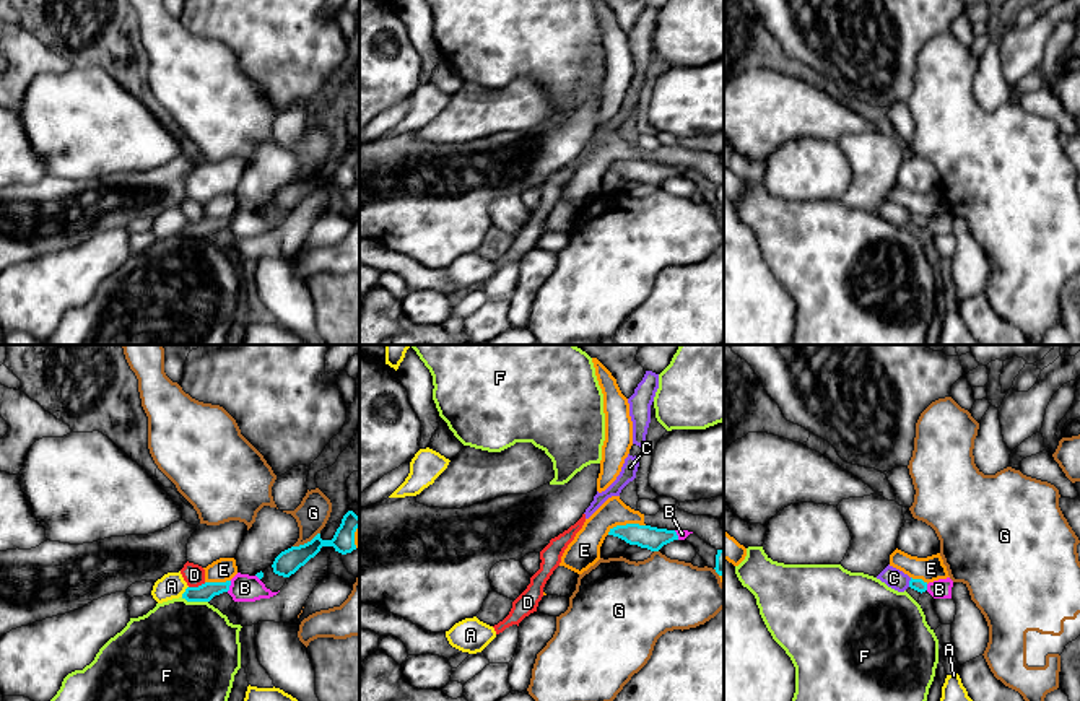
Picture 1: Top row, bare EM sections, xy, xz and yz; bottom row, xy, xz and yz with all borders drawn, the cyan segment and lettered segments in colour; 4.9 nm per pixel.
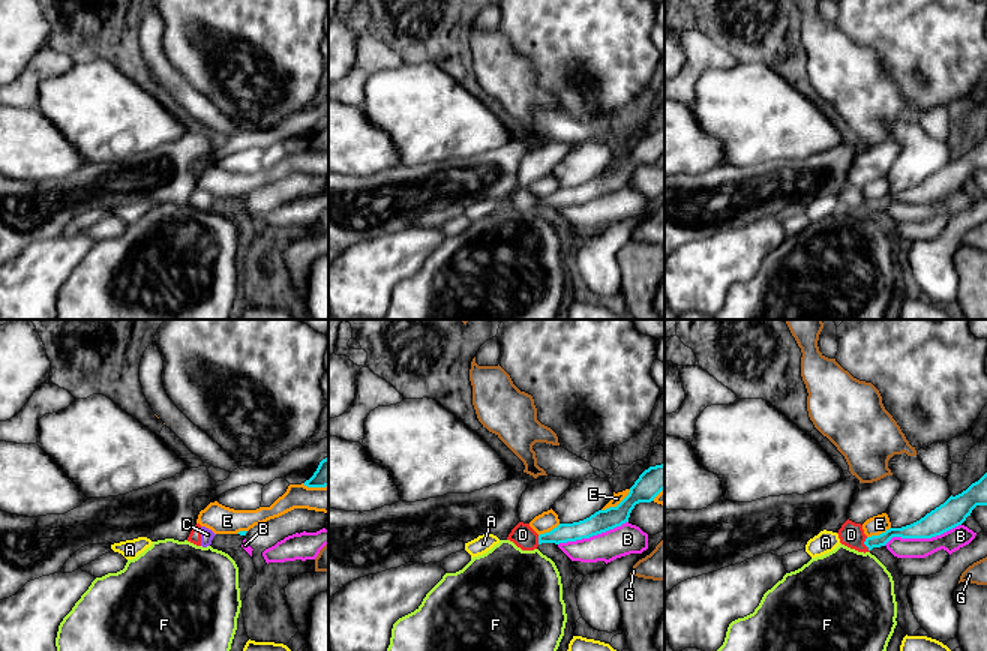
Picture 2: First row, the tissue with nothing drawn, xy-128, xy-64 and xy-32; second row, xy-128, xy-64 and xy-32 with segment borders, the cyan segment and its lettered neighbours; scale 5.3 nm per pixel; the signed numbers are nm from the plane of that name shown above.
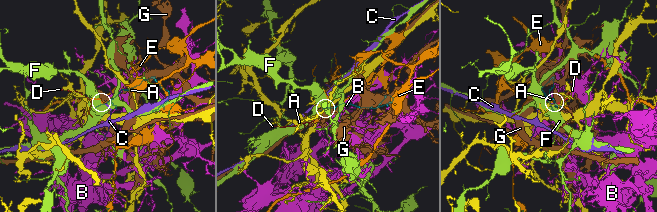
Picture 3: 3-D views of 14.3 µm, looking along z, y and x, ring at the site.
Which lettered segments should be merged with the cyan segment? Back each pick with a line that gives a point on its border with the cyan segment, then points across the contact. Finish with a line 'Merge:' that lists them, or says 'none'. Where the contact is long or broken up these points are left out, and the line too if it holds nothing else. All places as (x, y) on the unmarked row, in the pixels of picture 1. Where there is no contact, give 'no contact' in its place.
Merge: none

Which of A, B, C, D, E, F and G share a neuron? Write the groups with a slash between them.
A / B / C D / E / F / G

